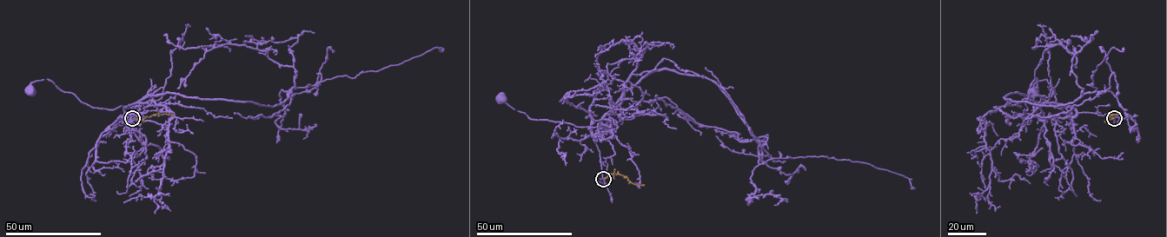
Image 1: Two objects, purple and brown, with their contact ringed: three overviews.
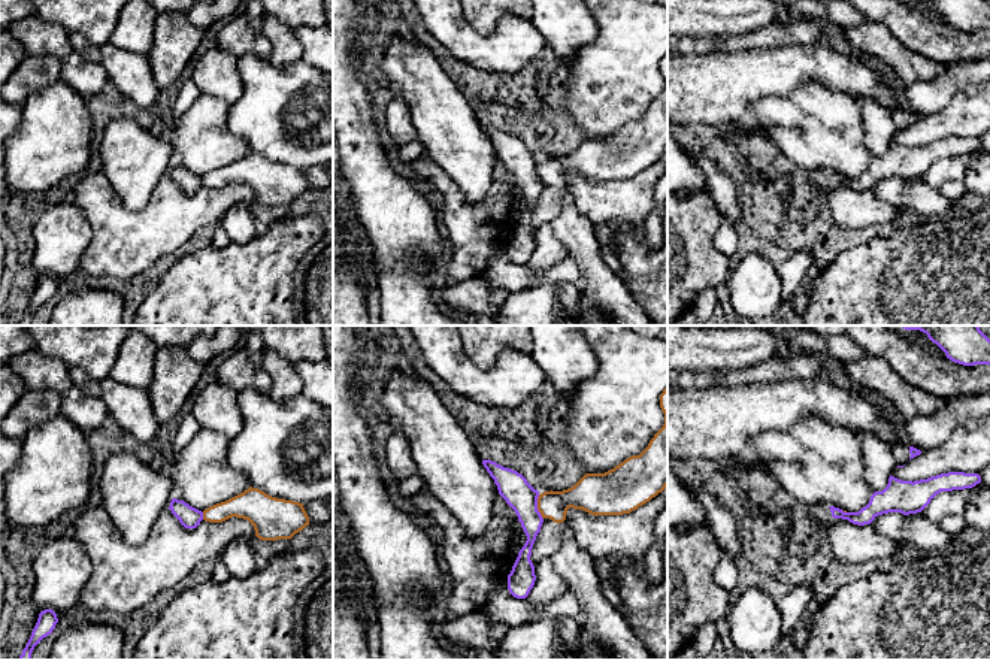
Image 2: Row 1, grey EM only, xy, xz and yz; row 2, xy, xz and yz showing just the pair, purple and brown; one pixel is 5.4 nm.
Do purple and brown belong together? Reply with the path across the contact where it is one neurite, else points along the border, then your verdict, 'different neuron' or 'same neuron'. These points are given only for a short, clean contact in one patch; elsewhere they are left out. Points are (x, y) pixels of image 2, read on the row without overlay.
border along xz (538, 160), (538, 176), (542, 184); different neuron

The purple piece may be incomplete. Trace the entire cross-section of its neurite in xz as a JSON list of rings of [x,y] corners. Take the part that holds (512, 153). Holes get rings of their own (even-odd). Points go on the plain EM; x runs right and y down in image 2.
[[[482,125],[484,133],[494,145],[499,160],[515,176],[527,202],[524,212],[508,240],[508,255],[517,264],[526,264],[535,251],[535,231],[530,225],[532,214],[541,197],[544,184],[538,176],[539,157],[517,136],[503,133],[491,125]]]

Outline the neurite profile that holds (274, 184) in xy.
[[[252,152],[203,176],[203,185],[209,188],[231,182],[248,185],[261,206],[291,205],[309,191],[303,169],[276,164]]]

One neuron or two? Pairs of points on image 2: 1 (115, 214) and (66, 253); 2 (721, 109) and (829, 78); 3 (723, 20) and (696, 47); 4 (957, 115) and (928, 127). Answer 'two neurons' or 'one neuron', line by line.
1: two neurons
2: one neuron
3: two neurons
4: one neuron

